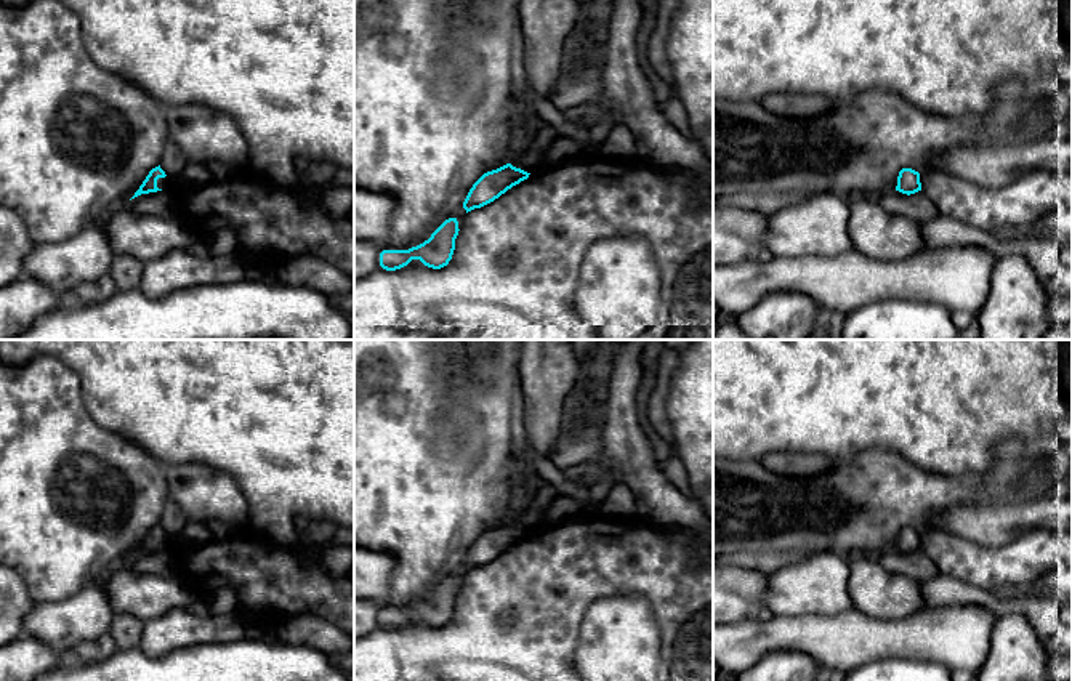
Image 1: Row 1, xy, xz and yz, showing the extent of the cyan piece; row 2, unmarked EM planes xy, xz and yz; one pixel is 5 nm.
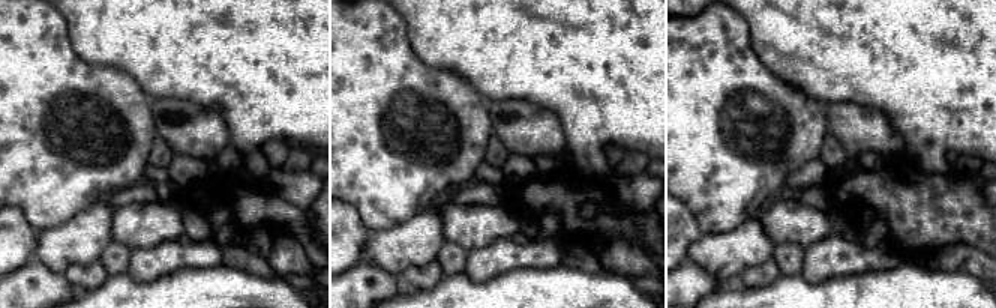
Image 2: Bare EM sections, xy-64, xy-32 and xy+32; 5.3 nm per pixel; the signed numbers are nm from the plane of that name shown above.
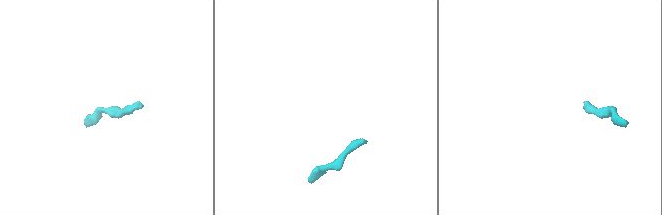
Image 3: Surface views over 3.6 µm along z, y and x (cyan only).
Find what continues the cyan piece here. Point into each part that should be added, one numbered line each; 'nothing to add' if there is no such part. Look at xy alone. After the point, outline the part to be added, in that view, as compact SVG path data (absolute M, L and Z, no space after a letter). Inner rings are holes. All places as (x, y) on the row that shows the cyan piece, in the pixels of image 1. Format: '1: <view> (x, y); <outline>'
1: xy (170, 185); M165 176L165 178L157 179L157 187L162 191L168 191L168 192L176 195L181 189L181 184L178 179Z

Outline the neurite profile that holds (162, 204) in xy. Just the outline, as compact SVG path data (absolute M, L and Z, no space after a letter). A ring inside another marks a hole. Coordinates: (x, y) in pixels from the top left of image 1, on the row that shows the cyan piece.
M157 191L141 194L127 203L133 212L149 216L171 218L176 216L175 194Z

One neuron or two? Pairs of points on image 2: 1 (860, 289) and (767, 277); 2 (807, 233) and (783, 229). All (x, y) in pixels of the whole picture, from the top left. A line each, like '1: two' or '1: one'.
1: two
2: one

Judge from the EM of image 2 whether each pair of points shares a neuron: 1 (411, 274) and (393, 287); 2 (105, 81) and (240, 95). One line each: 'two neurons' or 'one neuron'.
1: two neurons
2: two neurons

